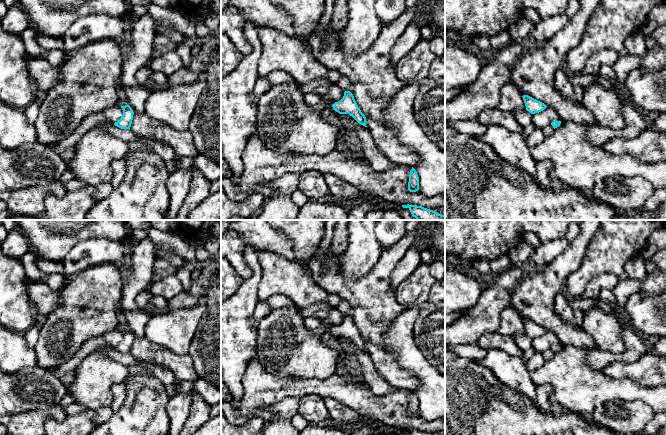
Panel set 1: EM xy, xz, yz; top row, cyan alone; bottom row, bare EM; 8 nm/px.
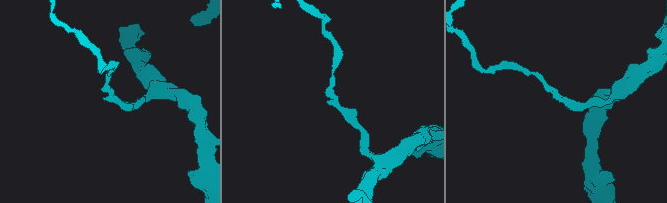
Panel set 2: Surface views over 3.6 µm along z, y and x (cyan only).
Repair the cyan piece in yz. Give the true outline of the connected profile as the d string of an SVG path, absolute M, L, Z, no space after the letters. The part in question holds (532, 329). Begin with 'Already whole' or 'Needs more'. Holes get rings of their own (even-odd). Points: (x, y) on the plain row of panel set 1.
Already whole. M523 319L522 321L526 330L526 334L529 335L531 338L539 337L547 331L544 327L528 319Z

